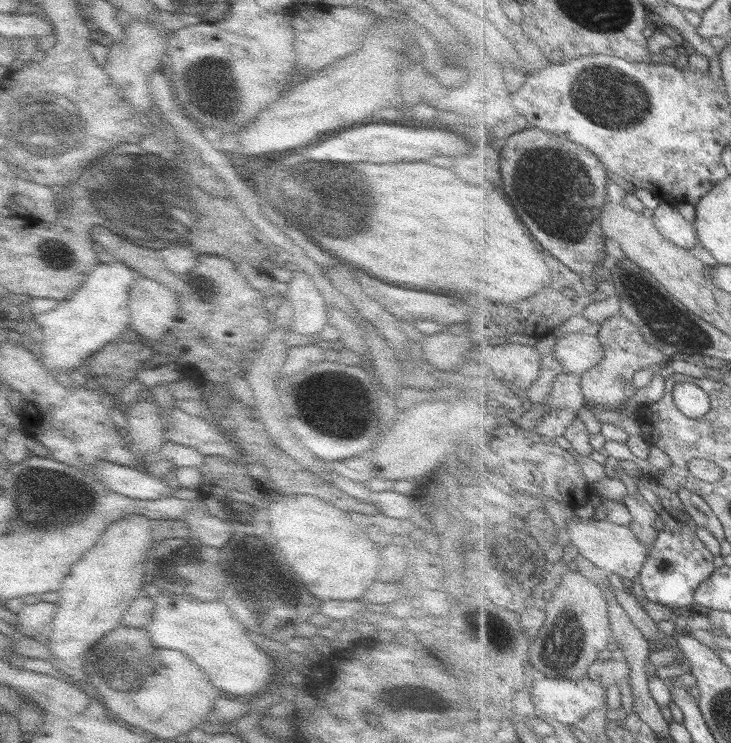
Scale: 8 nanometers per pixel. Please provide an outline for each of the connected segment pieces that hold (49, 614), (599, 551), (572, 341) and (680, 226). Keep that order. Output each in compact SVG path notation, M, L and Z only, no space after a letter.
M38 600L36 603L25 605L17 612L21 626L26 636L34 636L38 632L47 631L53 624L57 611L57 603Z
M576 518L569 521L574 521L570 524L570 536L572 536L572 542L580 548L582 556L586 556L589 561L600 565L600 568L618 574L627 584L641 581L643 568L647 564L652 547L644 544L632 528L619 526L607 519L592 519L590 522L585 520L581 524L578 524Z
M568 334L558 339L560 342L552 354L560 362L563 372L583 376L588 369L598 366L604 360L605 346L599 336Z
M661 201L653 216L656 226L662 234L678 246L691 249L698 244L695 223L690 223L676 205Z

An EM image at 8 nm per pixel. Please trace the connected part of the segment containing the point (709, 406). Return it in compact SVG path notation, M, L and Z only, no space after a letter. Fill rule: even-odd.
M692 381L676 385L675 402L677 408L690 418L702 418L713 409L713 400L710 394Z

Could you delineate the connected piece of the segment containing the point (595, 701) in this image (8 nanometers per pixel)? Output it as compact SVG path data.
M588 674L579 679L554 678L554 680L540 680L534 686L534 700L538 706L540 716L548 714L555 719L571 726L586 718L594 710L611 710L608 702L609 689L602 683L592 680Z

